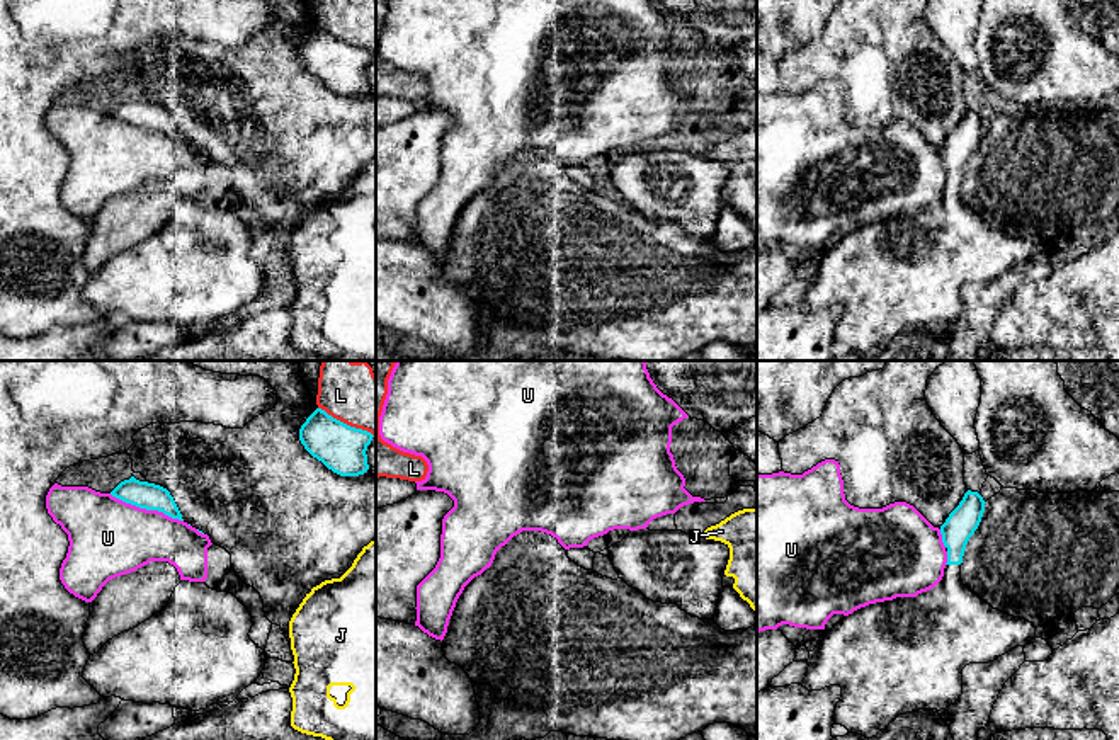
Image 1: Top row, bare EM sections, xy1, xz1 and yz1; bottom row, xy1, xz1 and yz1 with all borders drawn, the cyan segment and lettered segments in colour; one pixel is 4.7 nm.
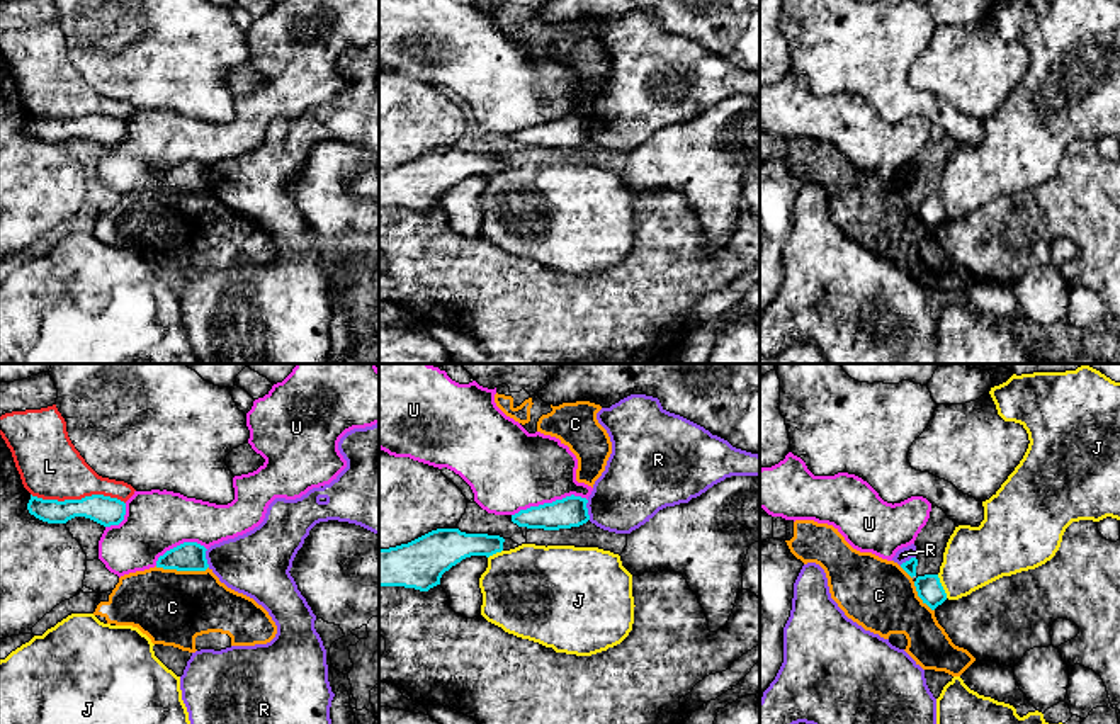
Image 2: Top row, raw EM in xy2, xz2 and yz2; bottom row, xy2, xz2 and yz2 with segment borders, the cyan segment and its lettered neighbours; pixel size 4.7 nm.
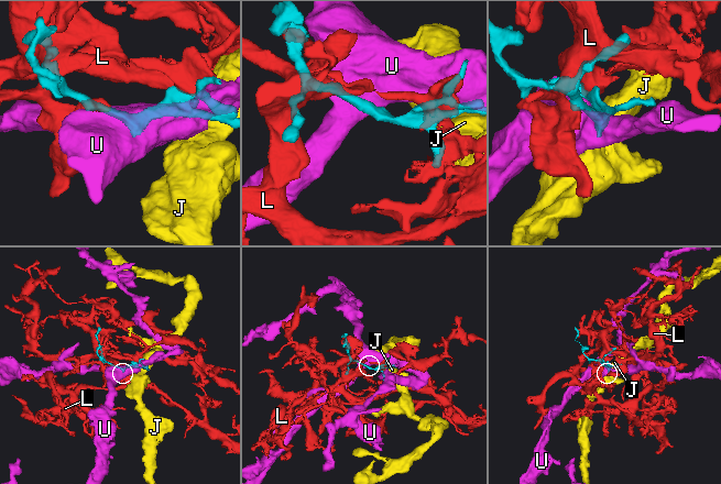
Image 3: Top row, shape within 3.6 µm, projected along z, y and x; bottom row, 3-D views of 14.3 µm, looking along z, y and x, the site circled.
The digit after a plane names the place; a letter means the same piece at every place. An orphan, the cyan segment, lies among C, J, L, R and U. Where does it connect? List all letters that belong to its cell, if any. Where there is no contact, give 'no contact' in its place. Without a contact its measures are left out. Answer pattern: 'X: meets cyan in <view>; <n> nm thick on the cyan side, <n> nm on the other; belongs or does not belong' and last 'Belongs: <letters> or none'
C: meets cyan in xy2; 140 nm thick on the cyan side, 360 nm on the other; does not belong
J: meets cyan in yz2; 120 nm thick on the cyan side, 280 nm on the other; does not belong
L: meets cyan in xy2; 140 nm thick on the cyan side, 300 nm on the other; does not belong
R: meets cyan in xz2; 140 nm thick on the cyan side, 320 nm on the other; does not belong
U: meets cyan in xz2; 140 nm thick on the cyan side, 400 nm on the other; does not belong
Belongs: none

